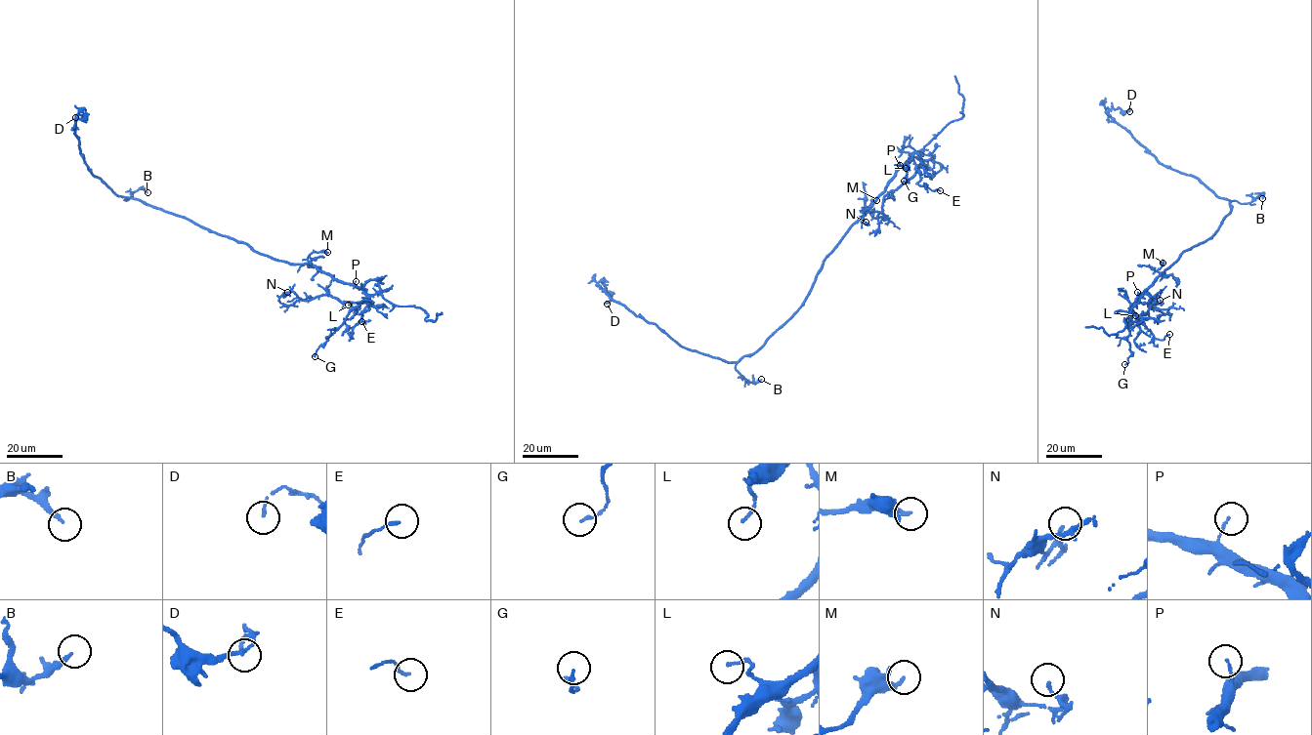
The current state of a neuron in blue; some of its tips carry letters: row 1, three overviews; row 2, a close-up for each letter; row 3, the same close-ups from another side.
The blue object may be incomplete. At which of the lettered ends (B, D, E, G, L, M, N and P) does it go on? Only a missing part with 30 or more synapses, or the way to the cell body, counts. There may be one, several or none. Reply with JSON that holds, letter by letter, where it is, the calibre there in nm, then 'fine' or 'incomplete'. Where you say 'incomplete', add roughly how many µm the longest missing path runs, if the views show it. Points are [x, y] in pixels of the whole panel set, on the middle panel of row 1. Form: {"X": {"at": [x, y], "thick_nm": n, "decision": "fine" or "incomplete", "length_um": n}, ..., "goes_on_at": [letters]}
{"B": {"at": [761, 379], "thick_nm": 190, "decision": "fine"}, "D": {"at": [607, 304], "thick_nm": 120, "decision": "fine"}, "E": {"at": [940, 190], "thick_nm": 110, "decision": "fine"}, "G": {"at": [904, 181], "thick_nm": 110, "decision": "fine"}, "L": {"at": [906, 168], "thick_nm": 100, "decision": "fine"}, "M": {"at": [876, 200], "thick_nm": 220, "decision": "fine"}, "N": {"at": [866, 222], "thick_nm": 110, "decision": "fine"}, "P": {"at": [900, 165], "thick_nm": 80, "decision": "fine"}, "goes_on_at": []}

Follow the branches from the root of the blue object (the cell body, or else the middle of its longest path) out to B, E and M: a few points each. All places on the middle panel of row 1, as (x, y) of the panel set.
B: (807, 296), (792, 317), (759, 348), (736, 365), (735, 370), (748, 382), (761, 379)
E: (807, 296), (824, 259), (884, 190), (895, 171), (910, 155), (920, 176), (918, 184), (940, 190)
M: (807, 296), (824, 259), (865, 212), (865, 207), (864, 210), (876, 200)

